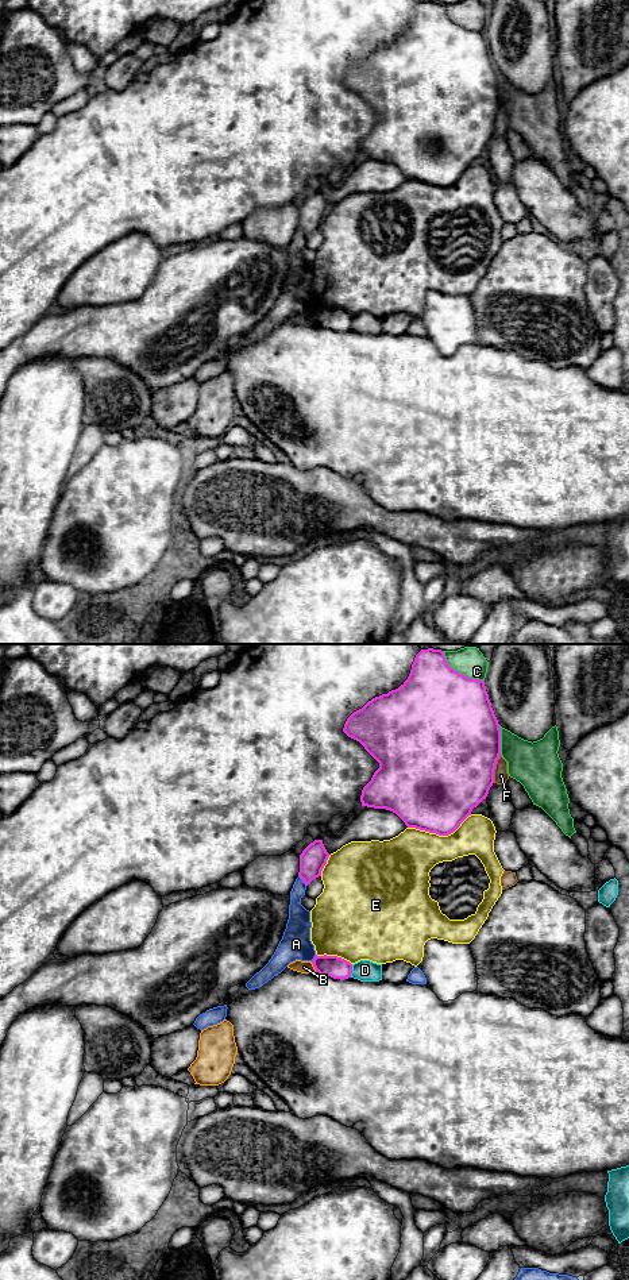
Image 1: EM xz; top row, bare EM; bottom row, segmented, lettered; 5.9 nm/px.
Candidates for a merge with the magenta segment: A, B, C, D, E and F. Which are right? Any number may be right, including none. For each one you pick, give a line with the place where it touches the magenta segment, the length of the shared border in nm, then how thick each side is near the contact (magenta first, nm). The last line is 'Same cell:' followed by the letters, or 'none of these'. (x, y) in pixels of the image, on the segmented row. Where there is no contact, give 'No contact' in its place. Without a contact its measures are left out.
Same cell: none of these

